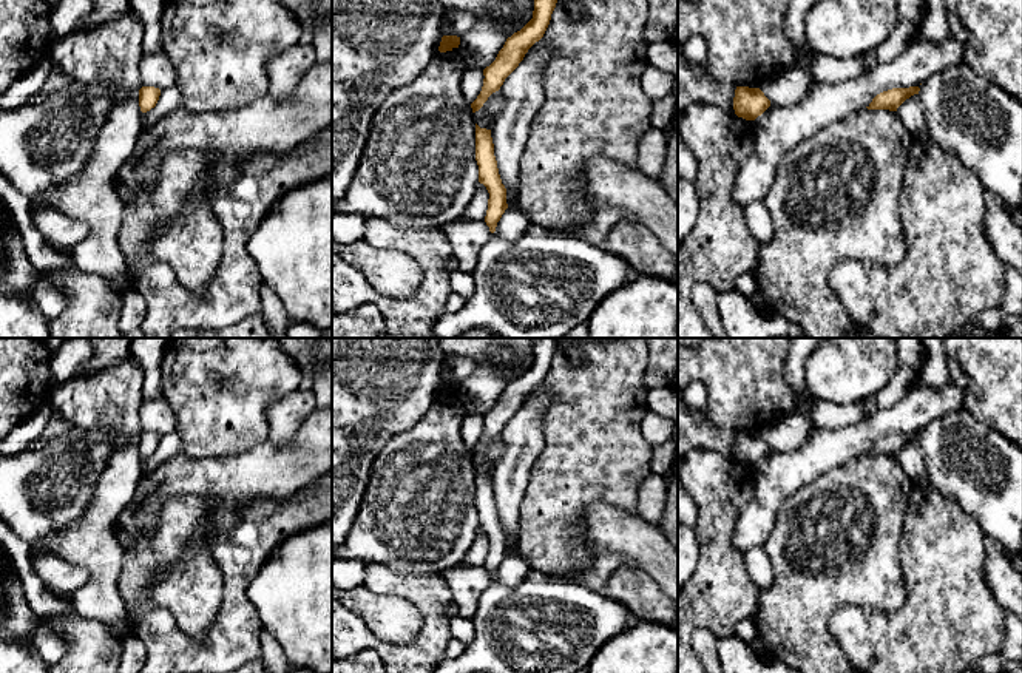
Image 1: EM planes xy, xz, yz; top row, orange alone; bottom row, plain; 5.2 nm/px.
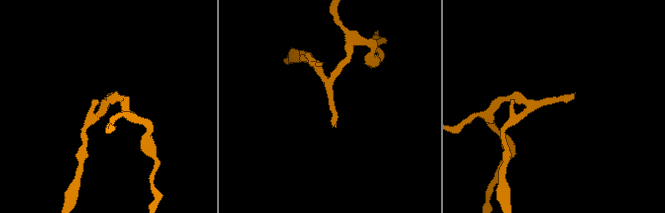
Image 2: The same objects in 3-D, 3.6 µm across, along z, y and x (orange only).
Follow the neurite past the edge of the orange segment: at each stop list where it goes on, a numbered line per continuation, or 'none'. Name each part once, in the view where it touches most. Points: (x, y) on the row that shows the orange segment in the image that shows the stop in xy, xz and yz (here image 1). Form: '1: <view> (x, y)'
1: yz (973, 119)

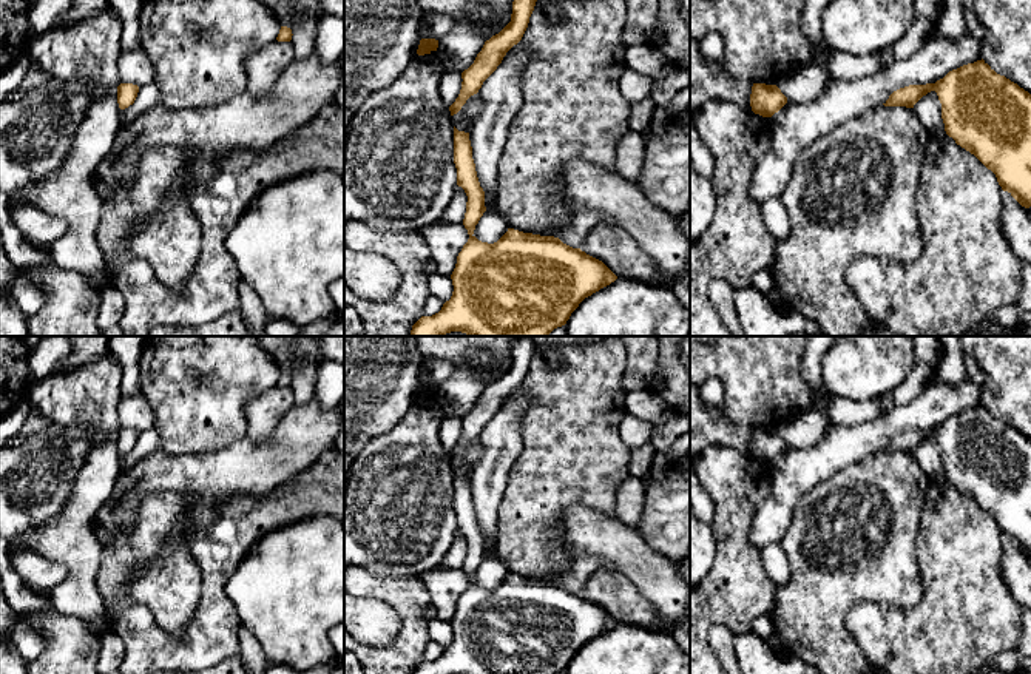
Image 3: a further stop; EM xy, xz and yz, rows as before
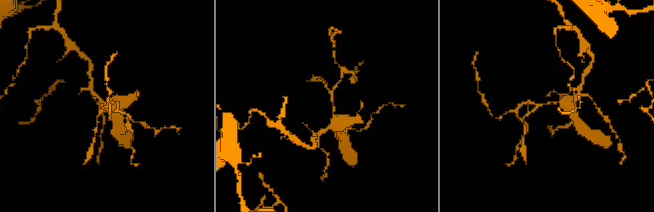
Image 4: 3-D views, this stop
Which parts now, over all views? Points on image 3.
none

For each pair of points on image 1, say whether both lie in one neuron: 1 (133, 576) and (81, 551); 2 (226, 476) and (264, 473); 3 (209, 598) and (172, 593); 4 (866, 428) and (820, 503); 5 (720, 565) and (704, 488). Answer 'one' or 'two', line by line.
1: two
2: one
3: one
4: two
5: one

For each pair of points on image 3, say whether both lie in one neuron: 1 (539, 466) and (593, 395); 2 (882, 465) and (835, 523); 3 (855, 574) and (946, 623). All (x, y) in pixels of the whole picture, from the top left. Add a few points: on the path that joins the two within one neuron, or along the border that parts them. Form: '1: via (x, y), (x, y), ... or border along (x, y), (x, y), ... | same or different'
1: via (556, 449), (570, 435), (578, 412) | same
2: via (880, 478), (849, 509) | same
3: border along (920, 569), (922, 597), (912, 606), (877, 605) | different

